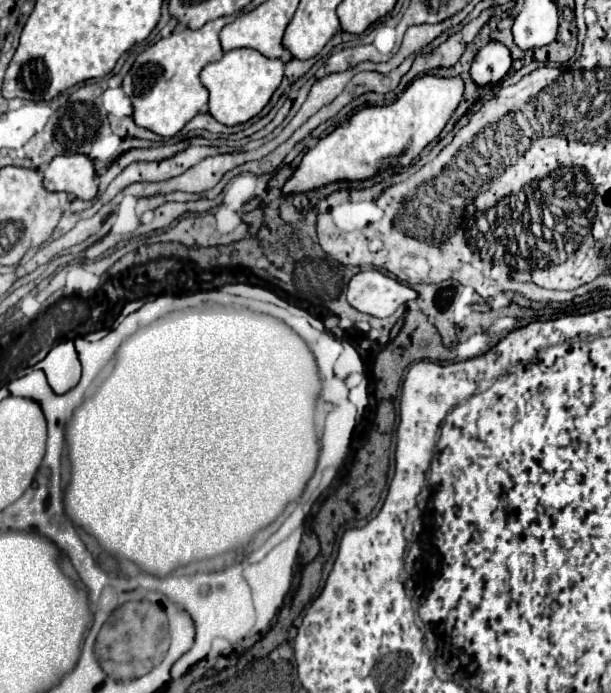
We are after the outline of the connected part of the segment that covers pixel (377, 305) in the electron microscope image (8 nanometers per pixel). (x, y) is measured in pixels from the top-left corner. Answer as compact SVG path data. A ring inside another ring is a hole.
M376 269L356 273L346 291L348 303L360 313L390 317L402 303L416 299L416 291Z

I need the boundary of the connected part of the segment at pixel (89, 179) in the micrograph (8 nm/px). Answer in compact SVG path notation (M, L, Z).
M86 155L54 157L42 175L48 191L64 191L82 201L92 201L98 195L94 163Z

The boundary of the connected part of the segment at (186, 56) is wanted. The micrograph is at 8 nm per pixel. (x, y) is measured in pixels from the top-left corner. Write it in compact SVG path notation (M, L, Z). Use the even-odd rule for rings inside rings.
M242 13L208 21L196 31L178 29L170 37L160 39L138 55L130 73L122 81L122 89L134 107L132 119L136 125L160 137L174 137L190 119L206 111L208 89L200 81L200 71L204 65L222 59L224 51L220 47L218 33L224 25L232 23L240 15Z

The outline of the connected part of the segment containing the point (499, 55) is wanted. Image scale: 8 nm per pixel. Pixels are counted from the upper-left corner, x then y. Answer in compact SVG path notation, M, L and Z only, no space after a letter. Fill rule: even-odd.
M492 41L484 45L476 55L470 69L470 77L478 87L500 83L506 77L510 65L512 65L510 51L502 43Z

